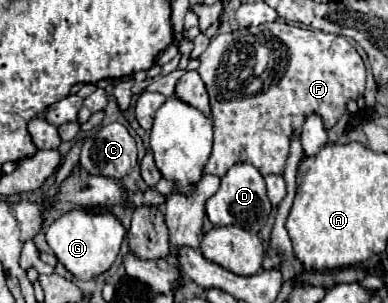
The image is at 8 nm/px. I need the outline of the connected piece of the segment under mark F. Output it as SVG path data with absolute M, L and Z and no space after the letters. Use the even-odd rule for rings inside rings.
M269 22L259 24L257 28L239 28L231 34L217 34L199 58L201 66L197 72L207 86L213 120L213 152L205 166L205 174L225 176L225 172L237 162L253 164L263 176L283 174L291 138L301 132L305 118L309 114L319 114L325 130L329 130L345 114L347 102L357 100L365 92L363 58L345 36L307 30L285 22ZM261 48L267 48L267 58L259 58Z

